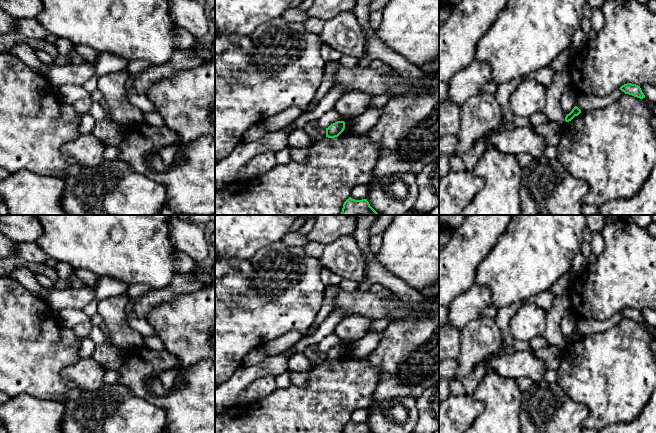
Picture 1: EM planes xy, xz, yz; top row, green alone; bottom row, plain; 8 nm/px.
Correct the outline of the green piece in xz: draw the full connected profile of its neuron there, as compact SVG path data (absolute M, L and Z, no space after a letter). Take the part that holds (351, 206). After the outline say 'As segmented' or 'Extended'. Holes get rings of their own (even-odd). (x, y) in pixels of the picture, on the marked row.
M349 197L343 204L341 215L378 215L367 199L355 200Z. As segmented

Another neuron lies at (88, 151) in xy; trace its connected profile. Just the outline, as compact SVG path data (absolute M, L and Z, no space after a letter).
M89 133L65 143L61 150L64 154L72 156L78 165L95 167L105 161L105 148L106 144L104 142Z

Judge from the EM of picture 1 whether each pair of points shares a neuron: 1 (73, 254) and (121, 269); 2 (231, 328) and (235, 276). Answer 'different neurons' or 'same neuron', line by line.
1: same neuron
2: same neuron

